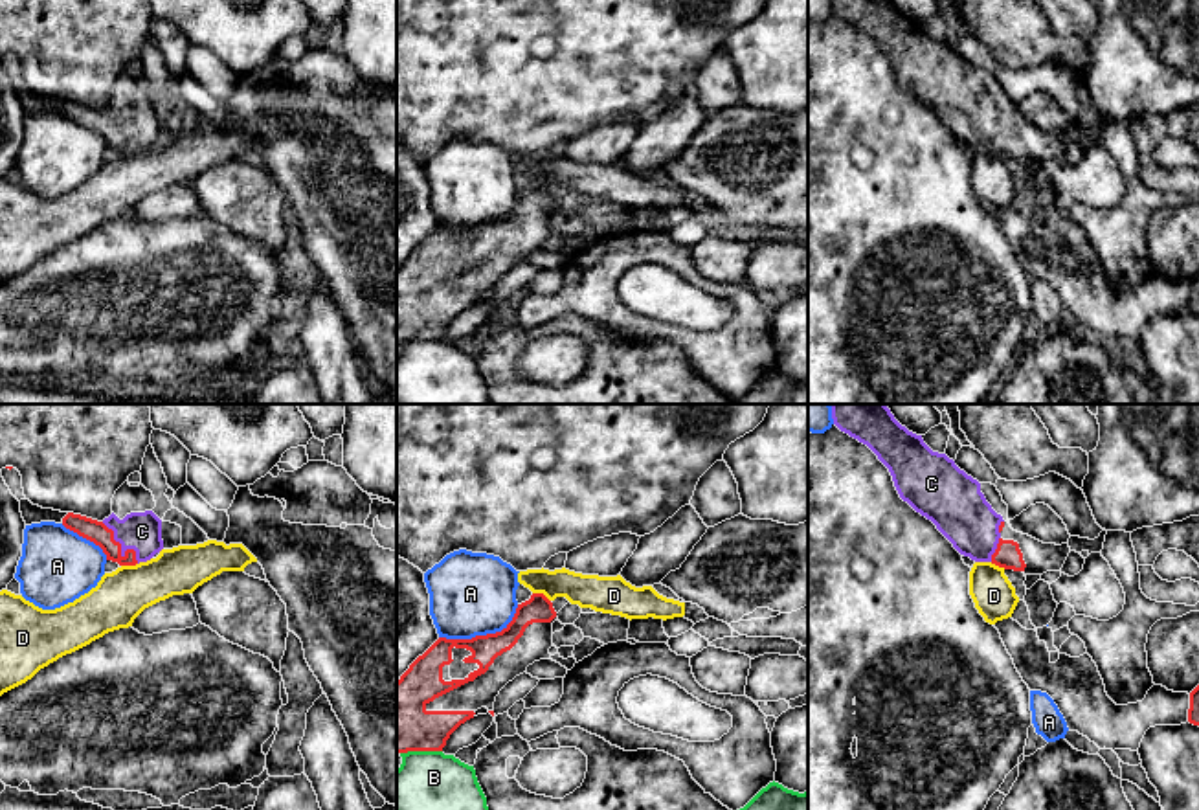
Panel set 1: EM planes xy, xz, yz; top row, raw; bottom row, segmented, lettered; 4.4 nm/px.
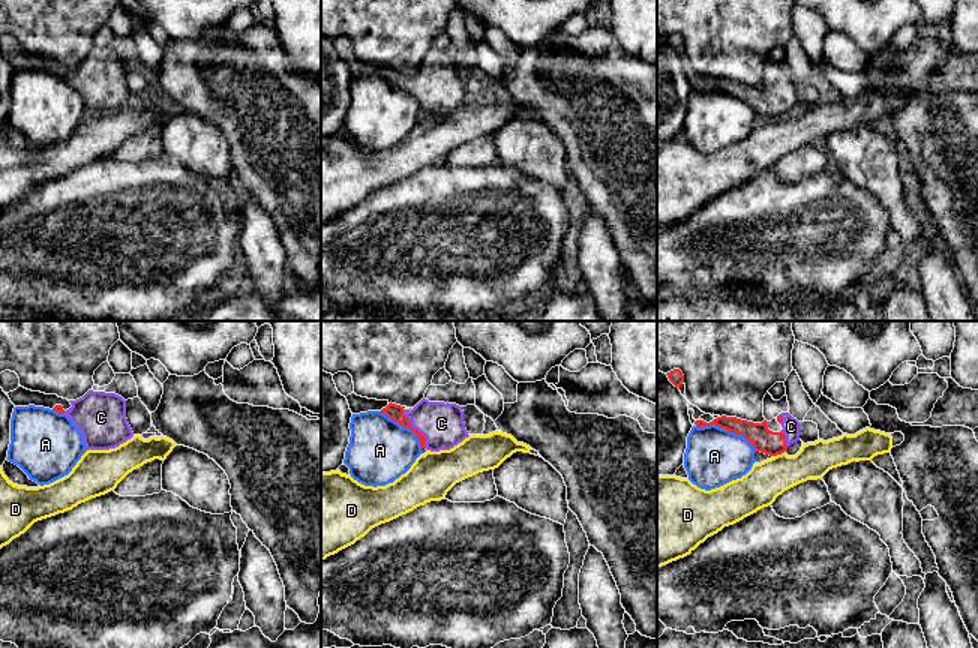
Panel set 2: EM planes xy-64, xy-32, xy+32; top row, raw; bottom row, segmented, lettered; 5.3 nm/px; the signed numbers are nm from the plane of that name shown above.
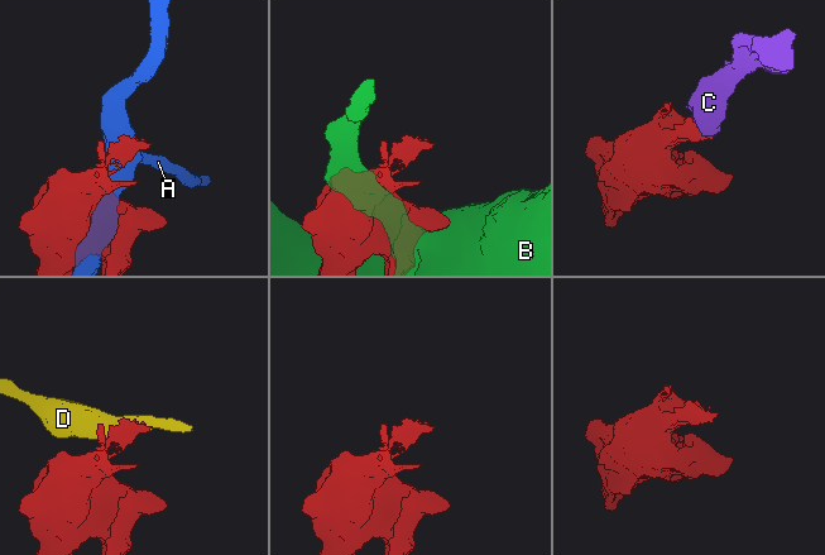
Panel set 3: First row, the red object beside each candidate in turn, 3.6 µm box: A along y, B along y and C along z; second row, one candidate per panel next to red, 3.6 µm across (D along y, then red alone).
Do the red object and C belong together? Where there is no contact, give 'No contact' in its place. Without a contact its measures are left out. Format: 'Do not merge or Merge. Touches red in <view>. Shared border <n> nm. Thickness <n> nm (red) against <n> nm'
Merge. Touches red in xy. Shared border 240 nm. Thickness 100 nm (red) against 180 nm

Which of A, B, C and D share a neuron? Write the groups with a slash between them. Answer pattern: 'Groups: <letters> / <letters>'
Groups: A / B / C / D

